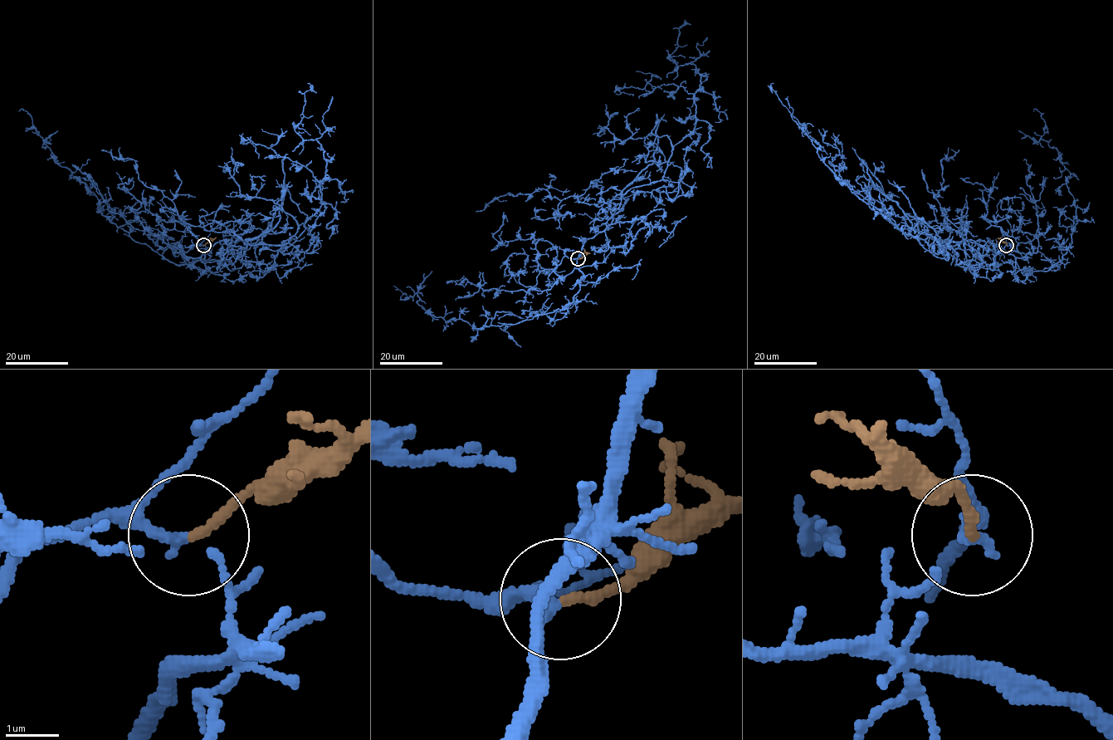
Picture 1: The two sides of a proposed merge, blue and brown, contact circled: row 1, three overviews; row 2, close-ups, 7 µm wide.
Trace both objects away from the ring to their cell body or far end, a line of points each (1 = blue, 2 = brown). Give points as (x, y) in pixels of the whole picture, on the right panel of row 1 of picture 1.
1: (1007, 245), (1023, 257), (984, 242), (929, 245), (900, 231), (836, 176), (773, 83)
2: (1007, 245), (997, 237)

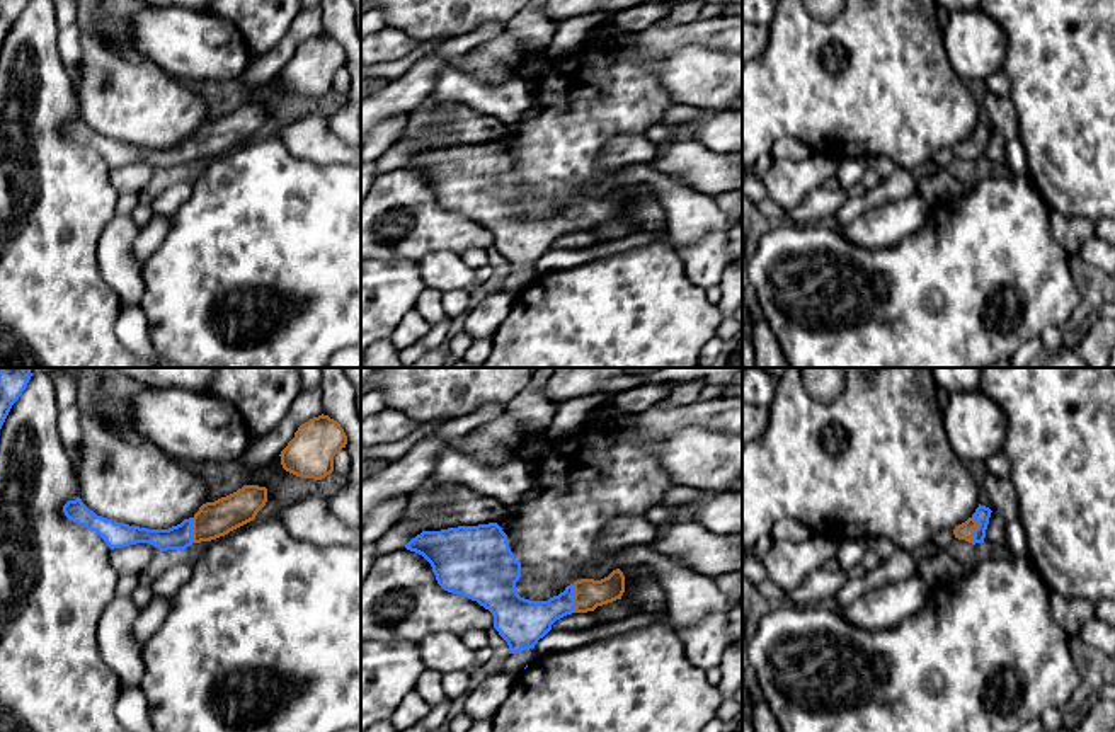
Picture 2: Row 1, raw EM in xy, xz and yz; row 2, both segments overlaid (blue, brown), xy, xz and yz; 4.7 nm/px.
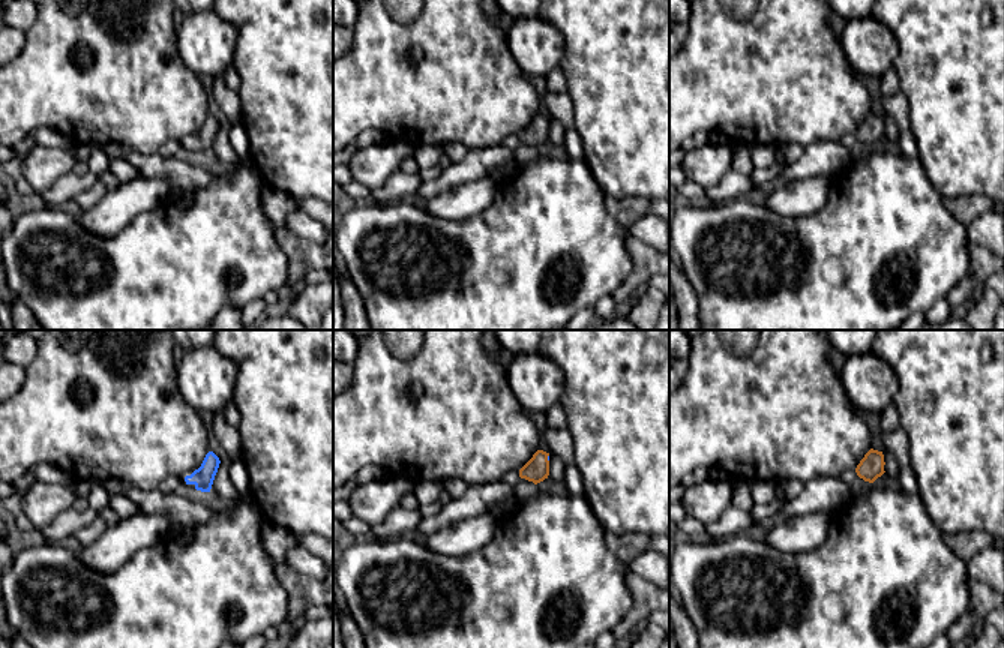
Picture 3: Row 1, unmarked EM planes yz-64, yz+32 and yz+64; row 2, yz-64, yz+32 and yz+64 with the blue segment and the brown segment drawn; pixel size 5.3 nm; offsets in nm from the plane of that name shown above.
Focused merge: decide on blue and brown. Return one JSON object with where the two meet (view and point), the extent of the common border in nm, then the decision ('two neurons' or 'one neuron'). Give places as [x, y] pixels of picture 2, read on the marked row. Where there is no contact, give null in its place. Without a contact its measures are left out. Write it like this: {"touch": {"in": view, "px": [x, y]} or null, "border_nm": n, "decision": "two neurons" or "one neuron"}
{"touch": {"in": "yz", "px": [974, 530]}, "border_nm": 140, "decision": "one neuron"}

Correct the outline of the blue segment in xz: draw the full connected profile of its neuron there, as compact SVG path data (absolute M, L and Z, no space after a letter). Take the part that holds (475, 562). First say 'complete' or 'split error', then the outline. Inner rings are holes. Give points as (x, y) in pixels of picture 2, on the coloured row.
split error; M497 523L422 531L405 548L431 563L444 591L477 601L492 613L509 654L535 649L557 620L594 611L625 592L625 575L616 569L601 580L575 580L548 601L521 598L516 589L521 562Z

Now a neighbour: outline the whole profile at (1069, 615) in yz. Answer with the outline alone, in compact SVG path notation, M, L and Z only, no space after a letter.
M1049 592L1050 611L1055 623L1069 635L1078 635L1081 625L1095 618L1095 603L1088 599L1066 599L1059 594Z

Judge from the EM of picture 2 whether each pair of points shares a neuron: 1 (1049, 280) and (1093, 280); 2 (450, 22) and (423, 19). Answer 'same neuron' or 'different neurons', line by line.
1: different neurons
2: same neuron

